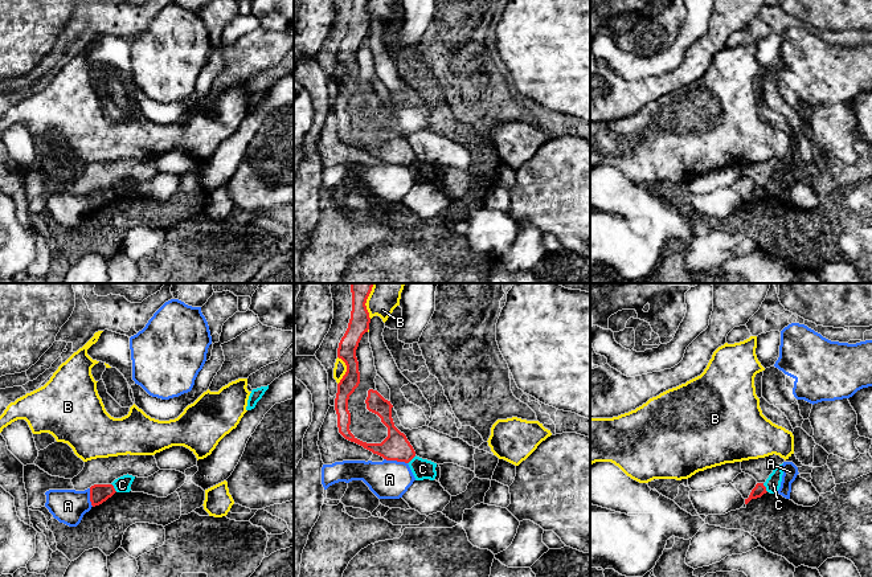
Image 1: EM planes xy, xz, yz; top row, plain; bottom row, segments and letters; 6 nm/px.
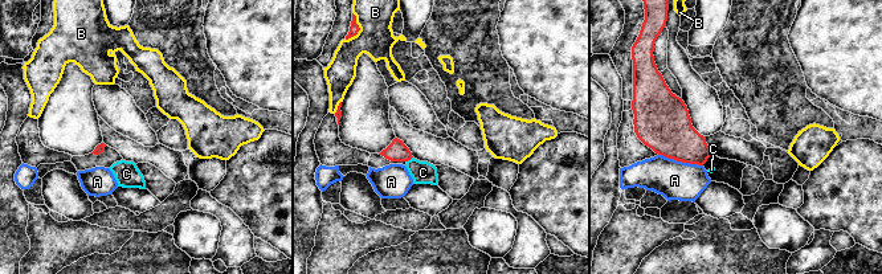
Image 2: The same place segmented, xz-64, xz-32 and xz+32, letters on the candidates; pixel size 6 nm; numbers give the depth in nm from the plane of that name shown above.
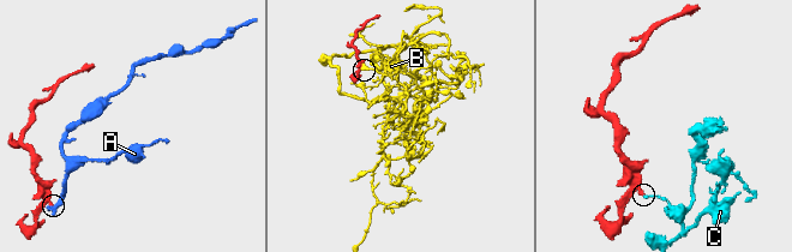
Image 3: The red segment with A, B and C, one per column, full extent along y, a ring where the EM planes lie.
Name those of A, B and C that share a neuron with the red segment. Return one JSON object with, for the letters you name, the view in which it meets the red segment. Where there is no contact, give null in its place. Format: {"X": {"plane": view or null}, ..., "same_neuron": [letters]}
{"same_neuron": []}

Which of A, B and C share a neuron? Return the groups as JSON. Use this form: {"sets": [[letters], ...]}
{"sets": [["A"], ["B"], ["C"]]}

